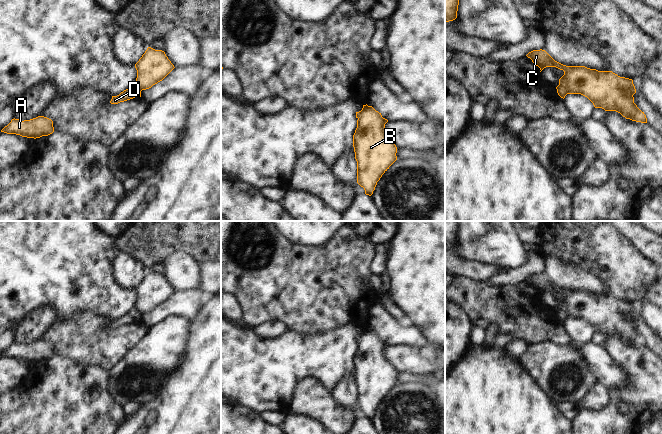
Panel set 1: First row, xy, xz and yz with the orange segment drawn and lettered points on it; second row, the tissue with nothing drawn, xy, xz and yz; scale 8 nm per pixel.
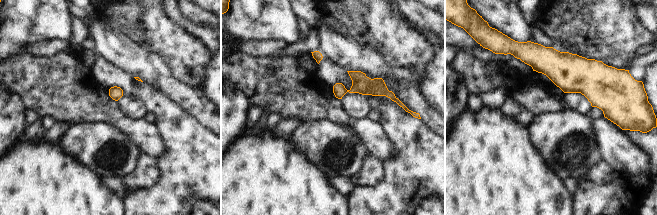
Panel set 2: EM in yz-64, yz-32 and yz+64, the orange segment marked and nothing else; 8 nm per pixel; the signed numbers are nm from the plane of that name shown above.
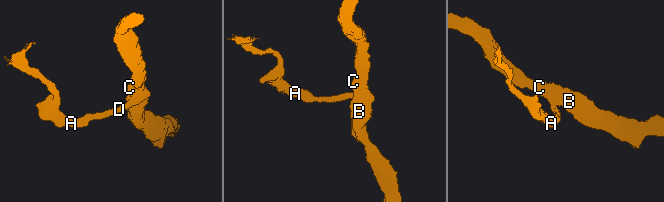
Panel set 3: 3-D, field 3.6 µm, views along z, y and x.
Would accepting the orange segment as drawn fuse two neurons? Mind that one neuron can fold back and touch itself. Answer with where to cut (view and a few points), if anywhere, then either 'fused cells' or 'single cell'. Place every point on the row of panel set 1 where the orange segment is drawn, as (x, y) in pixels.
yz (559, 84), (569, 93) | fused cells

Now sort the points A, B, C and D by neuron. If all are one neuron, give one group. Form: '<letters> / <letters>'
A D / B C

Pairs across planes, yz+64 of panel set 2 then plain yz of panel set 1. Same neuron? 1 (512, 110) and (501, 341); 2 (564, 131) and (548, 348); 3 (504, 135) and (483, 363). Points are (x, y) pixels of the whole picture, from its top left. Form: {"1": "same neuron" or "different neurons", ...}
{"1": "same neuron", "2": "same neuron", "3": "same neuron"}

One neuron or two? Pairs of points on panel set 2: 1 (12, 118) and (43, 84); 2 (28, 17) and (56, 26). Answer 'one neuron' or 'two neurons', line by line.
1: two neurons
2: one neuron

